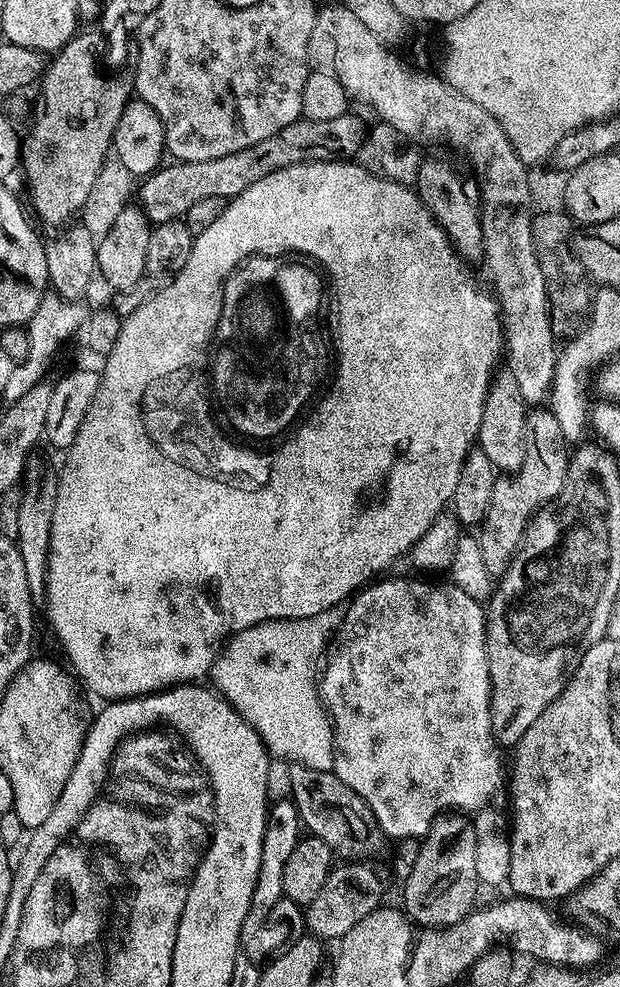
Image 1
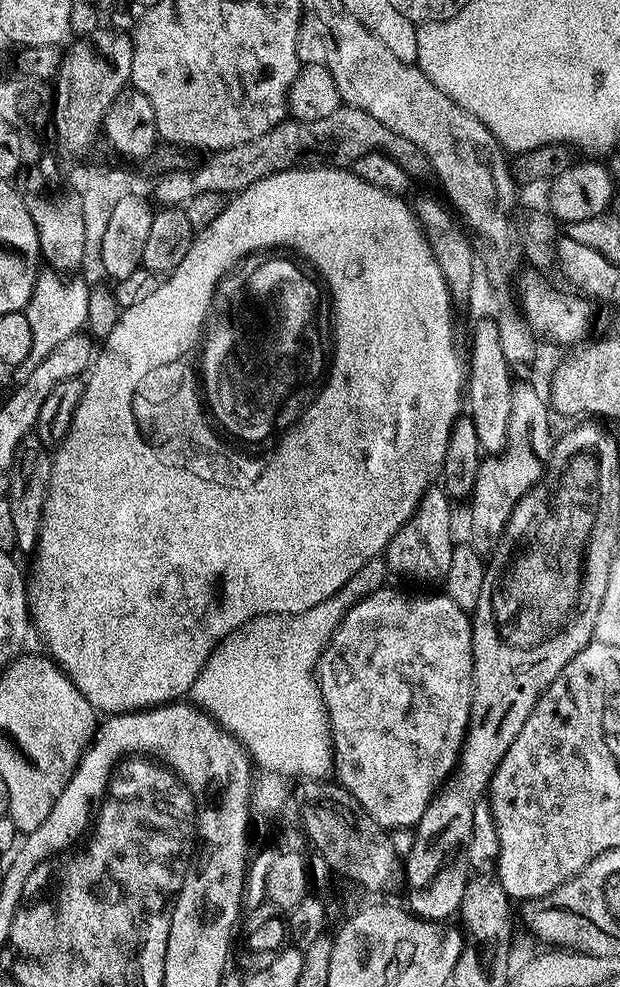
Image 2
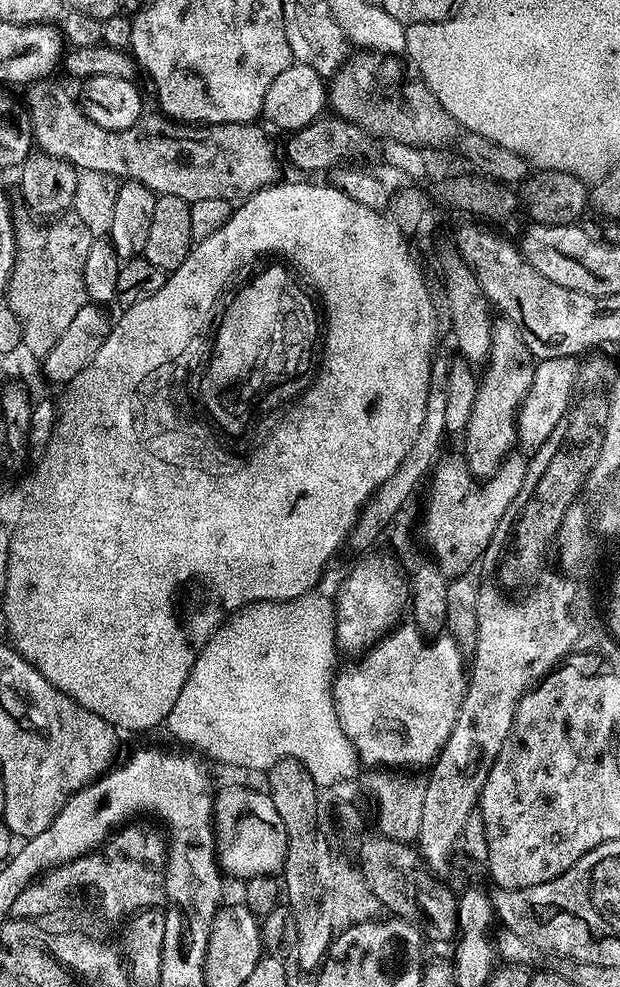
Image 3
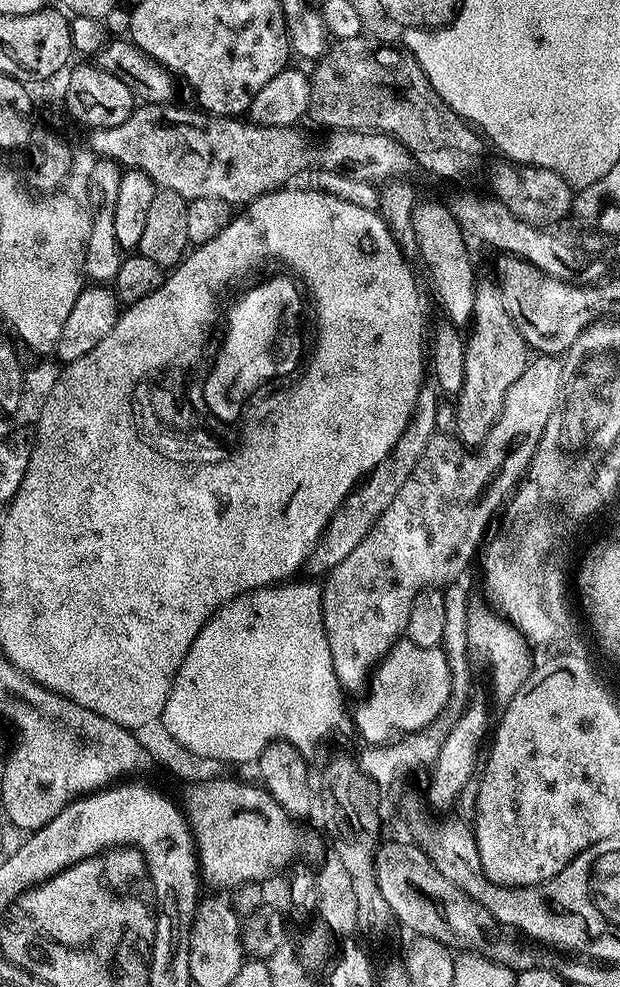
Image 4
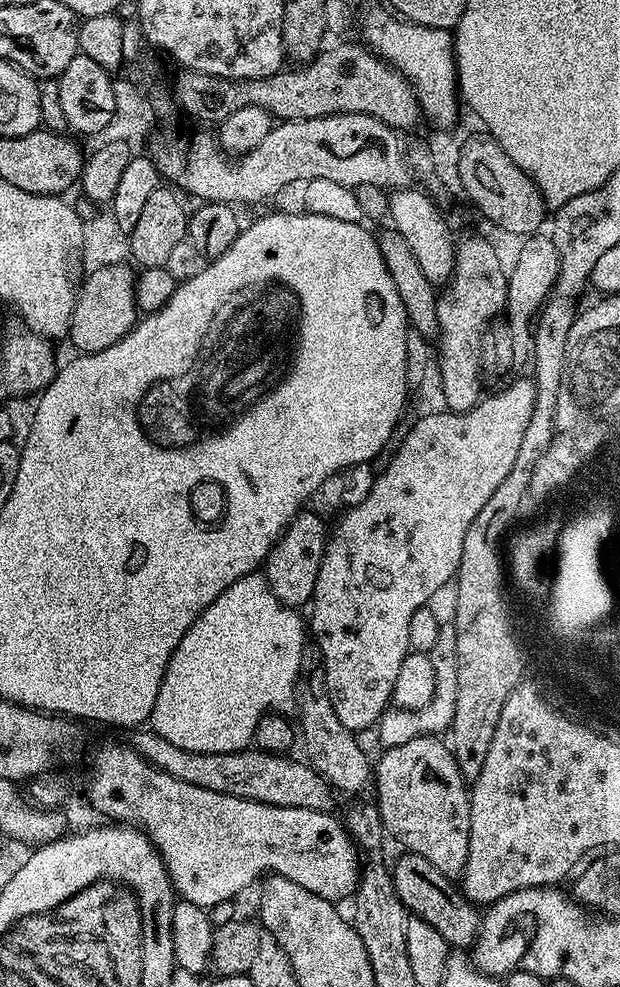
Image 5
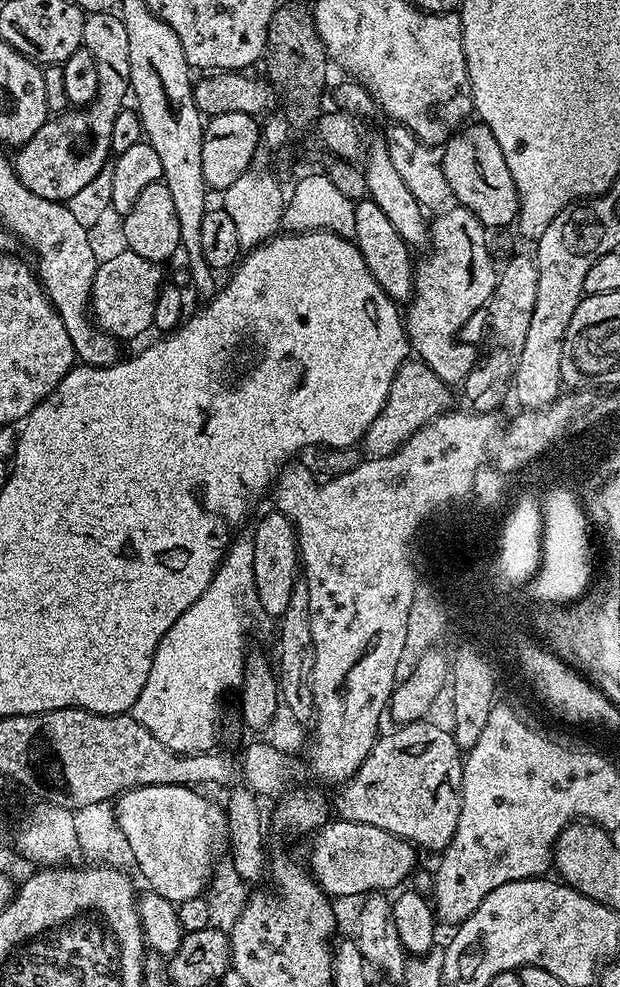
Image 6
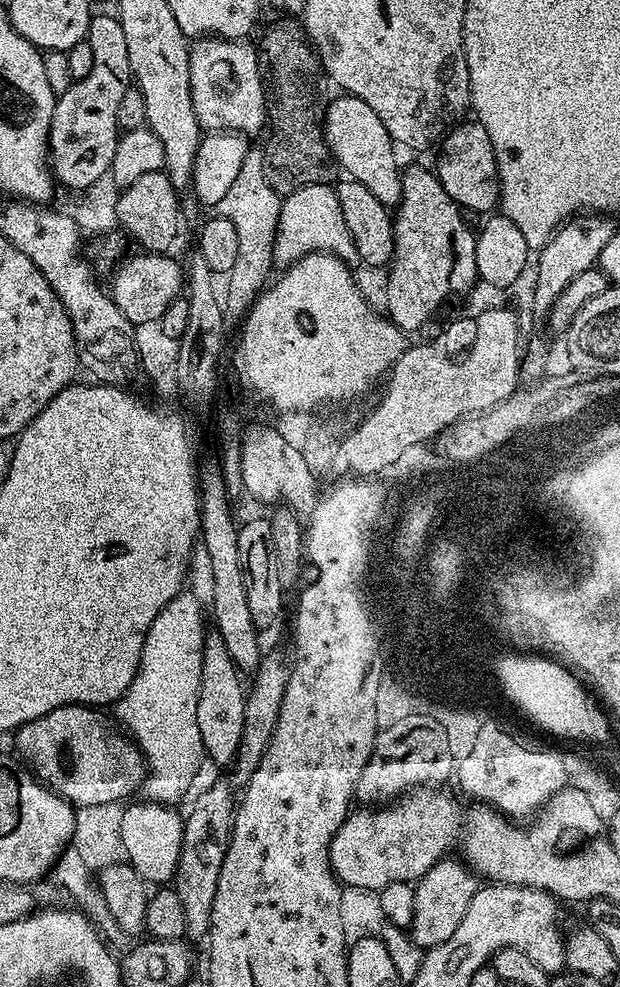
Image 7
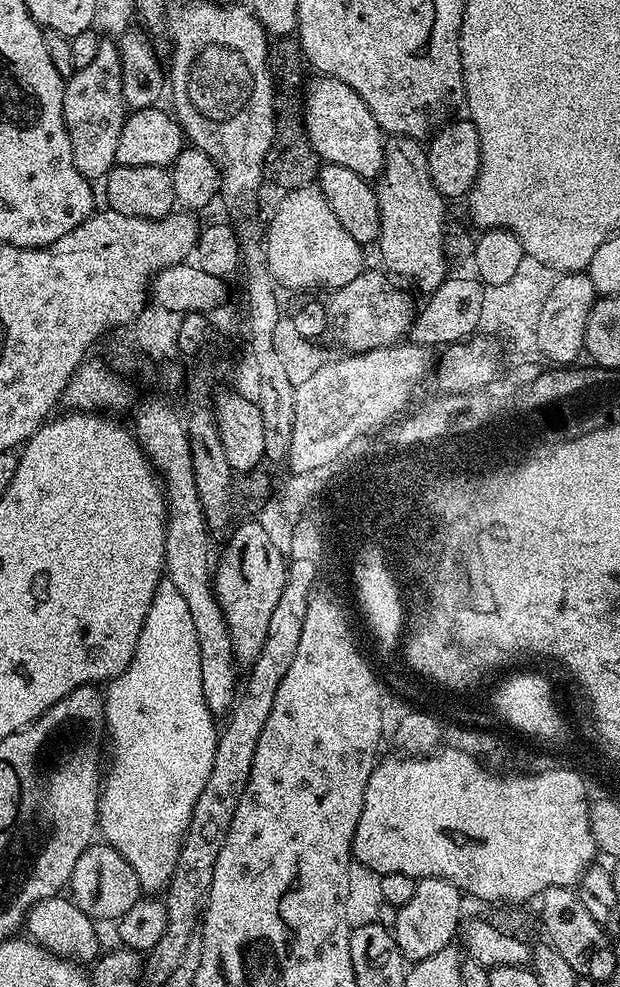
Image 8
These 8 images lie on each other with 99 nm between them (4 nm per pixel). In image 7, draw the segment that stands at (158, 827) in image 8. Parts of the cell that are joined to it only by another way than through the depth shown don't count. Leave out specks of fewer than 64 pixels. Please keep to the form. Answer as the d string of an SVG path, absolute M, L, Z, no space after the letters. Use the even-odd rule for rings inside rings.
M185 590L169 602L165 608L158 614L158 618L154 618L154 622L150 626L150 630L146 634L146 642L142 650L142 658L140 659L140 668L136 671L134 682L130 682L130 686L126 690L126 694L121 700L117 700L114 705L115 715L118 717L119 723L130 733L133 740L140 745L140 751L144 753L146 761L146 779L142 785L142 792L149 801L158 804L167 804L169 806L179 805L179 800L187 794L192 788L192 779L196 776L196 771L200 768L200 763L205 763L206 757L204 747L202 746L202 734L198 734L198 714L196 707L198 706L198 690L200 689L200 679L202 678L202 656L204 654L204 638L206 635L206 627L204 628L204 616L206 620L206 612L200 609L200 600L196 596L191 596L191 591Z

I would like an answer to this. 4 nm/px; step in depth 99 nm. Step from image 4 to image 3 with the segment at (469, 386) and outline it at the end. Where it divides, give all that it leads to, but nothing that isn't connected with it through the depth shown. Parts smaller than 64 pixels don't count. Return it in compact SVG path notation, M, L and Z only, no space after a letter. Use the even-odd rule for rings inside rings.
M497 319L492 325L492 353L486 364L486 382L481 383L464 432L464 452L468 455L466 467L473 477L495 477L501 471L500 463L518 444L518 417L538 363L524 341L524 333L515 323Z

